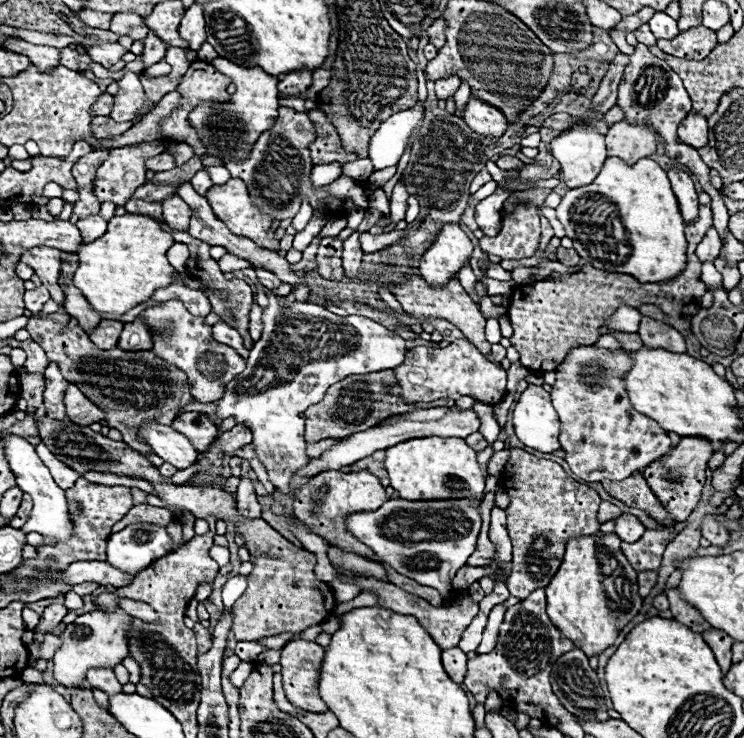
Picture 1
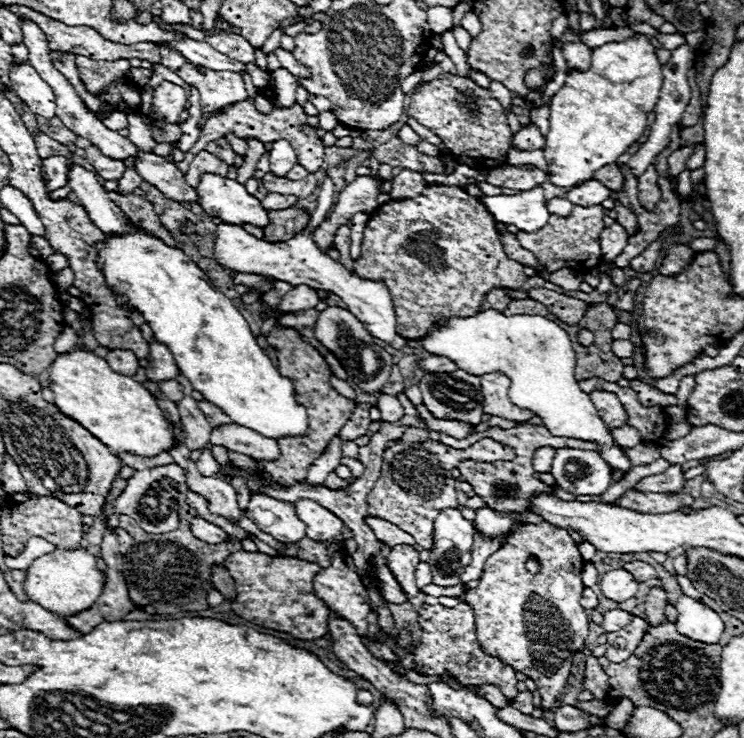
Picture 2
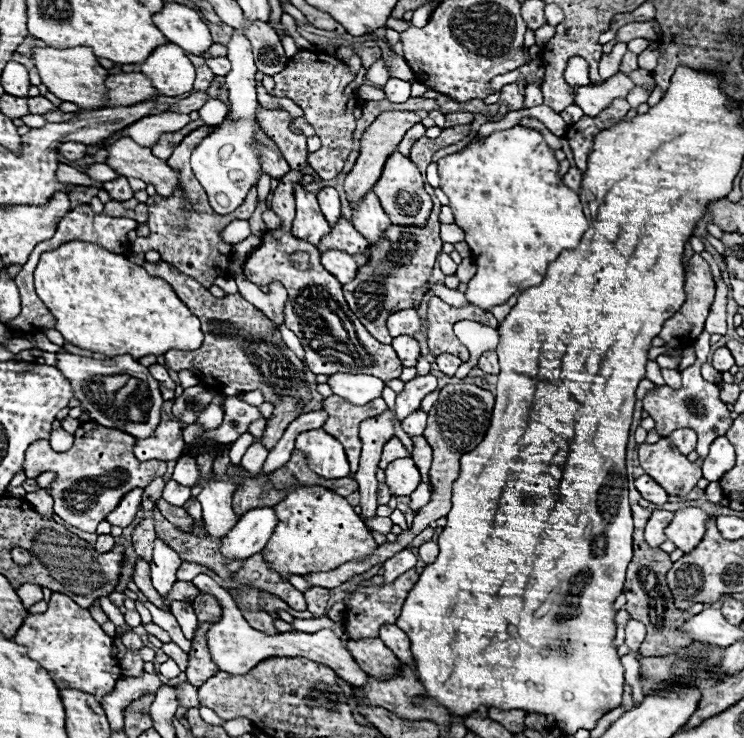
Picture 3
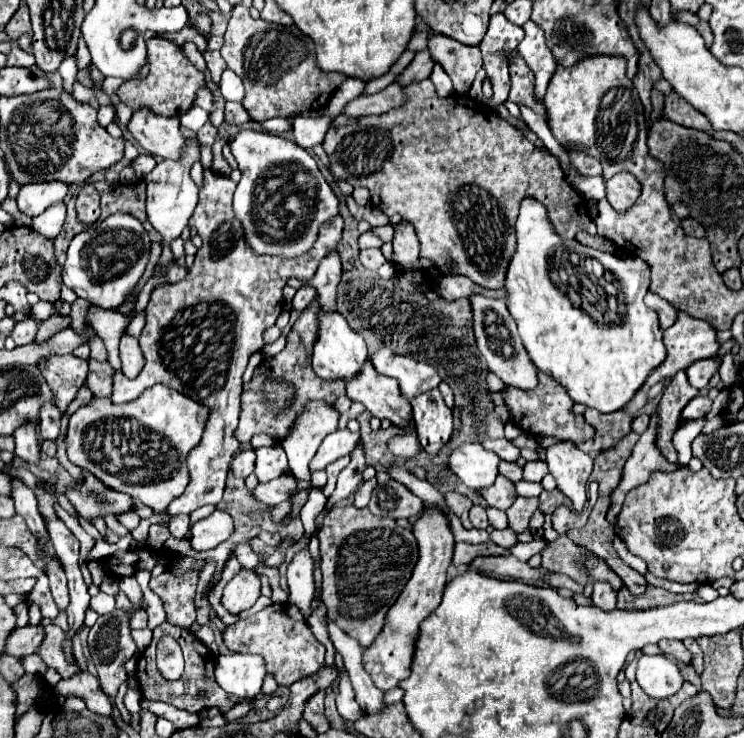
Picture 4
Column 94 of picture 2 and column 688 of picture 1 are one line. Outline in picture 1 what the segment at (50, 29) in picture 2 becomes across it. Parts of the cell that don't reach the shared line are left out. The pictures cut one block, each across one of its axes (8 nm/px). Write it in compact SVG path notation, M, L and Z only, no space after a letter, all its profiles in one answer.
M704 26L680 32L674 40L658 40L658 48L666 54L686 60L704 60L716 42L716 32Z

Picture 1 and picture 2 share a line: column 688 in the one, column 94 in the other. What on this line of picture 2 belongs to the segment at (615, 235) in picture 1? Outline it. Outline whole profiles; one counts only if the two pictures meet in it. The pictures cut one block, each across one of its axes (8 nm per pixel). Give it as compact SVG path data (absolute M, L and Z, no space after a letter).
M74 164L68 174L68 186L78 194L82 206L88 210L92 222L104 234L124 234L130 232L130 224L126 224L126 214L108 198L104 192L98 174L86 172L82 166Z

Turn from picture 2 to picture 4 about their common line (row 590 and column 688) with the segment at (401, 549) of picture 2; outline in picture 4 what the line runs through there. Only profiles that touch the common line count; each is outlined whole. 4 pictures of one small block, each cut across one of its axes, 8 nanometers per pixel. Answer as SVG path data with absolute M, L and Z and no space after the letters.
M696 396L688 402L688 406L682 410L682 418L694 420L694 418L704 418L712 410L712 400L706 396Z

